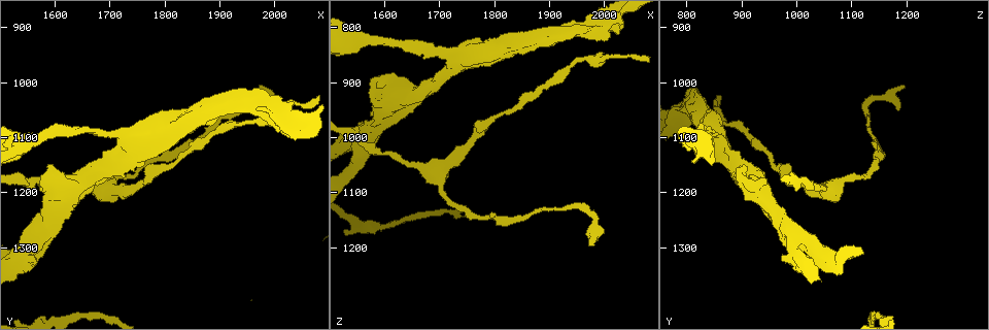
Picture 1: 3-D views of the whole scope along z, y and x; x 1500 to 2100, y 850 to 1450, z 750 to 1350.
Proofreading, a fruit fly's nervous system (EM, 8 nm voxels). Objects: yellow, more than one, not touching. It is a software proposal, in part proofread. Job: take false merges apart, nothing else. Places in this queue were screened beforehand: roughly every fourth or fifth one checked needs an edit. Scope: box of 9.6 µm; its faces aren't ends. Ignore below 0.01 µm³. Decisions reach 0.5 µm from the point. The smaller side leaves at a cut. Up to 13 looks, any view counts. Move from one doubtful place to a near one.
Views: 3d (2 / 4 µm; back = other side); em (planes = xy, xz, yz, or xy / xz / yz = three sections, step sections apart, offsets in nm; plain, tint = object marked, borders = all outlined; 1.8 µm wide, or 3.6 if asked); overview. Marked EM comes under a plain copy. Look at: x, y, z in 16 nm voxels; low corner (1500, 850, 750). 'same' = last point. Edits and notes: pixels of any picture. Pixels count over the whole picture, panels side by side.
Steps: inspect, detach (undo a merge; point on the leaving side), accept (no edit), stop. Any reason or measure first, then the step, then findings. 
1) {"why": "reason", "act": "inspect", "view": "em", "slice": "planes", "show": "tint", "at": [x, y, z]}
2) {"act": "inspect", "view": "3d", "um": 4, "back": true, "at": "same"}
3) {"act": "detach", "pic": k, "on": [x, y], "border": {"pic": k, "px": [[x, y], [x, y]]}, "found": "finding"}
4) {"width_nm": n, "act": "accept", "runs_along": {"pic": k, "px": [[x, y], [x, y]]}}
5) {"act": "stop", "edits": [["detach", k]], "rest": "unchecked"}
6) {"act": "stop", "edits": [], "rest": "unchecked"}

{"act": "inspect", "view": "3d", "um": 4, "at": [1805, 1155, 960]}

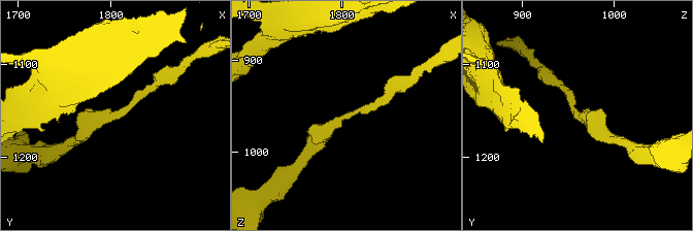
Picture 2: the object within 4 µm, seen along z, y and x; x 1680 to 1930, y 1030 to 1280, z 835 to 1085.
{"act": "inspect", "view": "em", "um": 3.6, "slice": "xz", "step": 16, "show": "tint", "at": [1808, 1154, 960]}

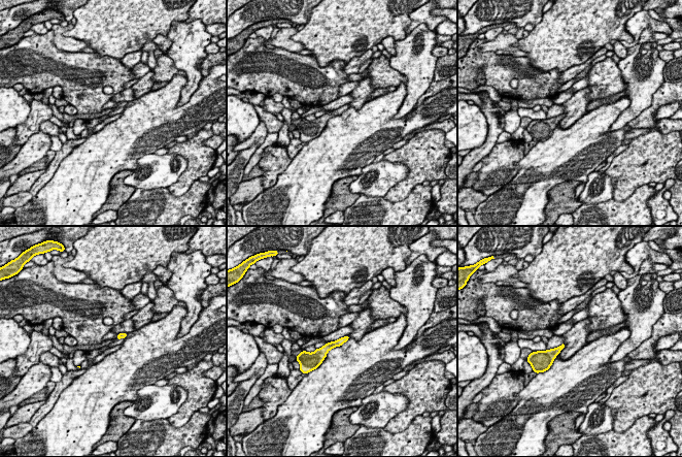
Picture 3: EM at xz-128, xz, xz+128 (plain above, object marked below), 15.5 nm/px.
{"why": "cut it another way", "act": "inspect", "view": "em", "um": 3.6, "slice": "planes", "show": "borders", "at": "same"}

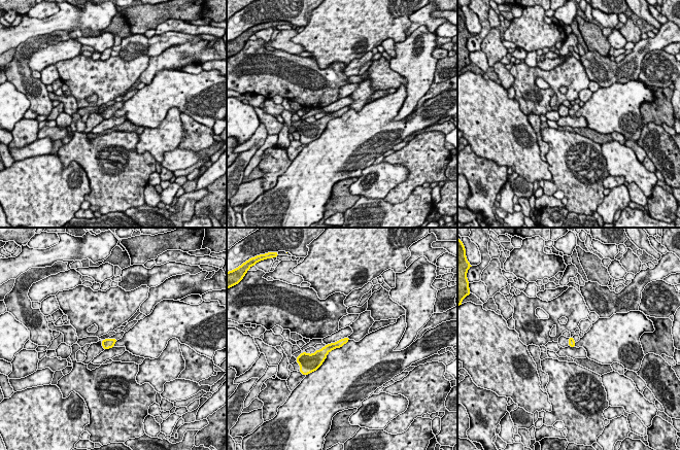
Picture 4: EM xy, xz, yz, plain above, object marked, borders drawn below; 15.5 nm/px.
{"act": "accept", "runs_along": {"pic": 4, "px": [[343, 341], [329, 347], [319, 361]]}, "found": "one cell here"}

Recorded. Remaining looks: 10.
{"why": "thin arm on a thick one", "act": "inspect", "view": "em", "um": 3.6, "slice": "planes", "show": "borders", "at": [1745, 1115, 860]}

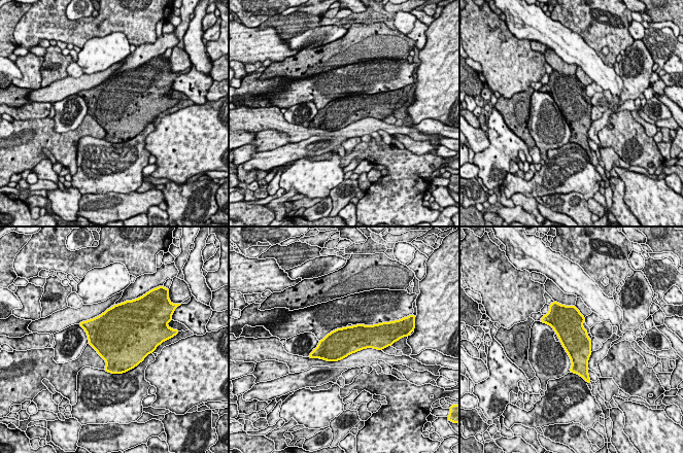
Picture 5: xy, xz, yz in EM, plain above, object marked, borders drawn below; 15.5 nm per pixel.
{"width_nm": 440, "act": "accept", "found": "one cell here"}

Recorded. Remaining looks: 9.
{"why": "calibre changes", "act": "inspect", "view": "3d", "um": 4, "at": [1660, 1170, 925]}

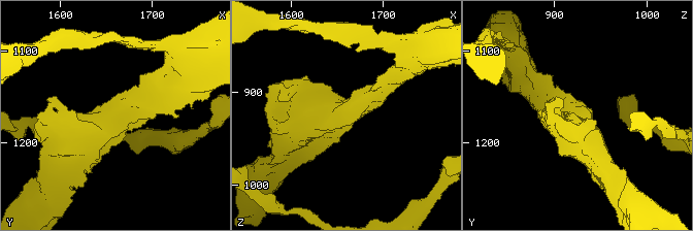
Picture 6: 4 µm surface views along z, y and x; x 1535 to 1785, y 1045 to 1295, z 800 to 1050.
{"act": "inspect", "view": "em", "slice": "xz", "step": 16, "show": "tint", "at": [1660, 1172, 924]}

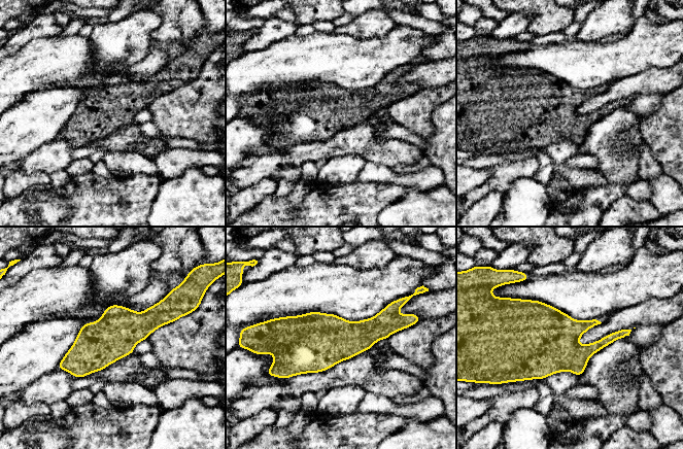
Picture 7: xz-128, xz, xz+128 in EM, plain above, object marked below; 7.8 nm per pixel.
{"act": "accept", "runs_along": {"pic": 7, "px": [[166, 320], [123, 327], [61, 366]]}, "found": "continuous, no second cell"}

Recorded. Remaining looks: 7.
{"why": "calibre changes", "act": "inspect", "view": "em", "slice": "xy", "step": 8, "show": "tint", "at": [1555, 1295, 990]}

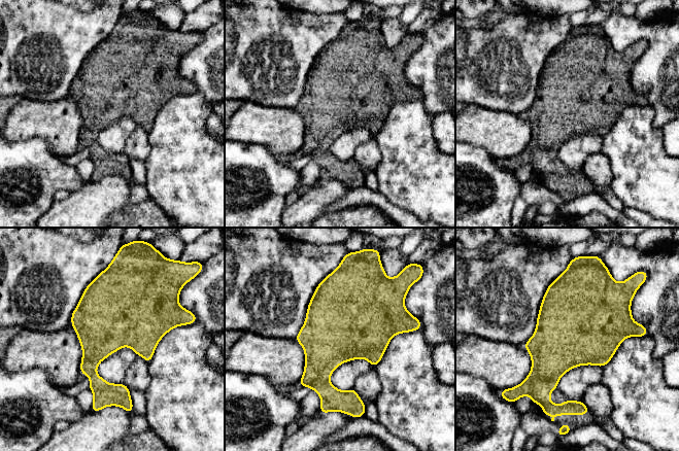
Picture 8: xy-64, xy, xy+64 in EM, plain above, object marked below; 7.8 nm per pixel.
{"why": "another direction", "act": "inspect", "view": "em", "slice": "planes", "show": "borders", "at": "same"}

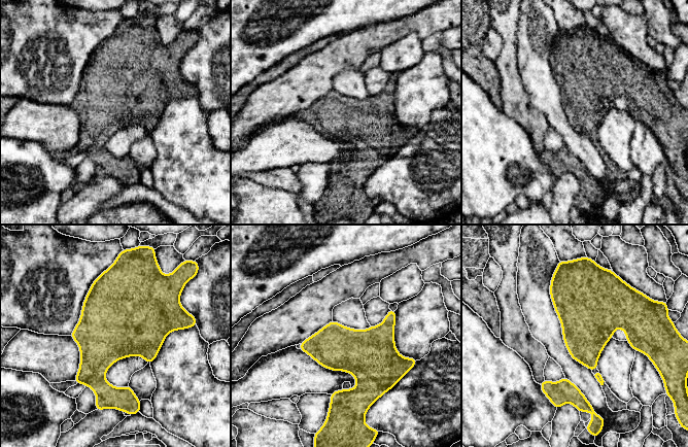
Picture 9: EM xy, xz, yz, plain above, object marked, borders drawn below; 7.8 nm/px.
{"act": "accept", "found": "one cell here"}

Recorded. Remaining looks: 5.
{"why": "sharp bend", "act": "inspect", "view": "3d", "um": 2, "at": [1985, 1020, 1175]}

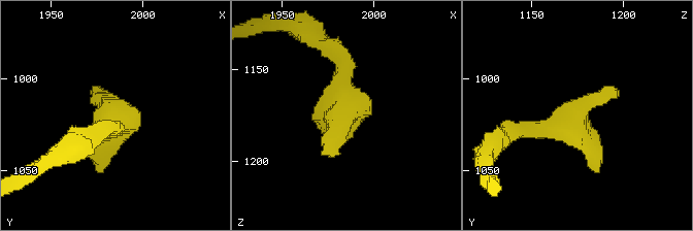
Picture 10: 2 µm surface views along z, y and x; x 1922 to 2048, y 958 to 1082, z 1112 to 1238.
{"act": "inspect", "view": "em", "slice": "xz", "step": 4, "show": "tint", "at": [1985, 1023, 1171]}

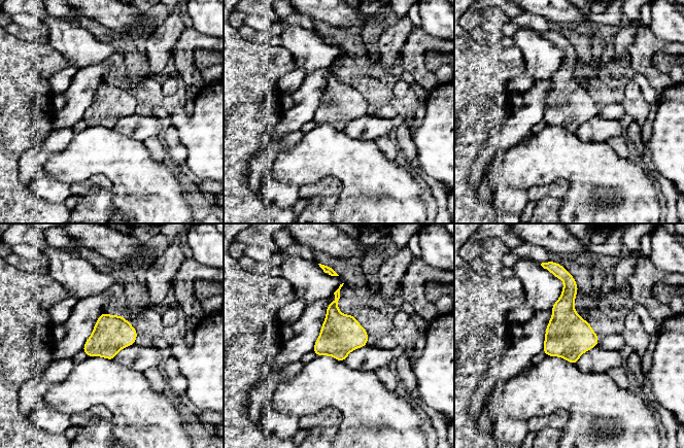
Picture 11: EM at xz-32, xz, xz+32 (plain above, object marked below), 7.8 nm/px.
{"act": "accept", "found": "all the same cell"}

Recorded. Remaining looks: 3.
{"act": "stop", "edits": [], "rest": "unchecked"}

